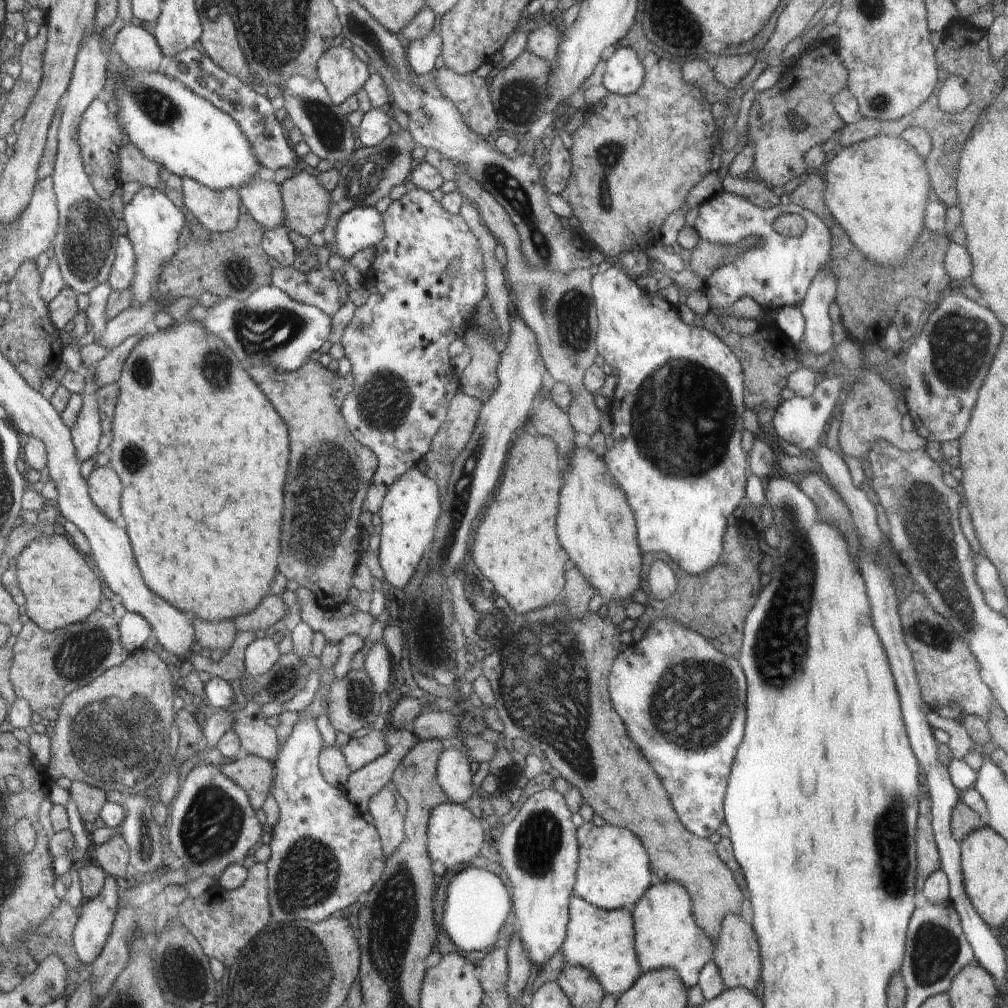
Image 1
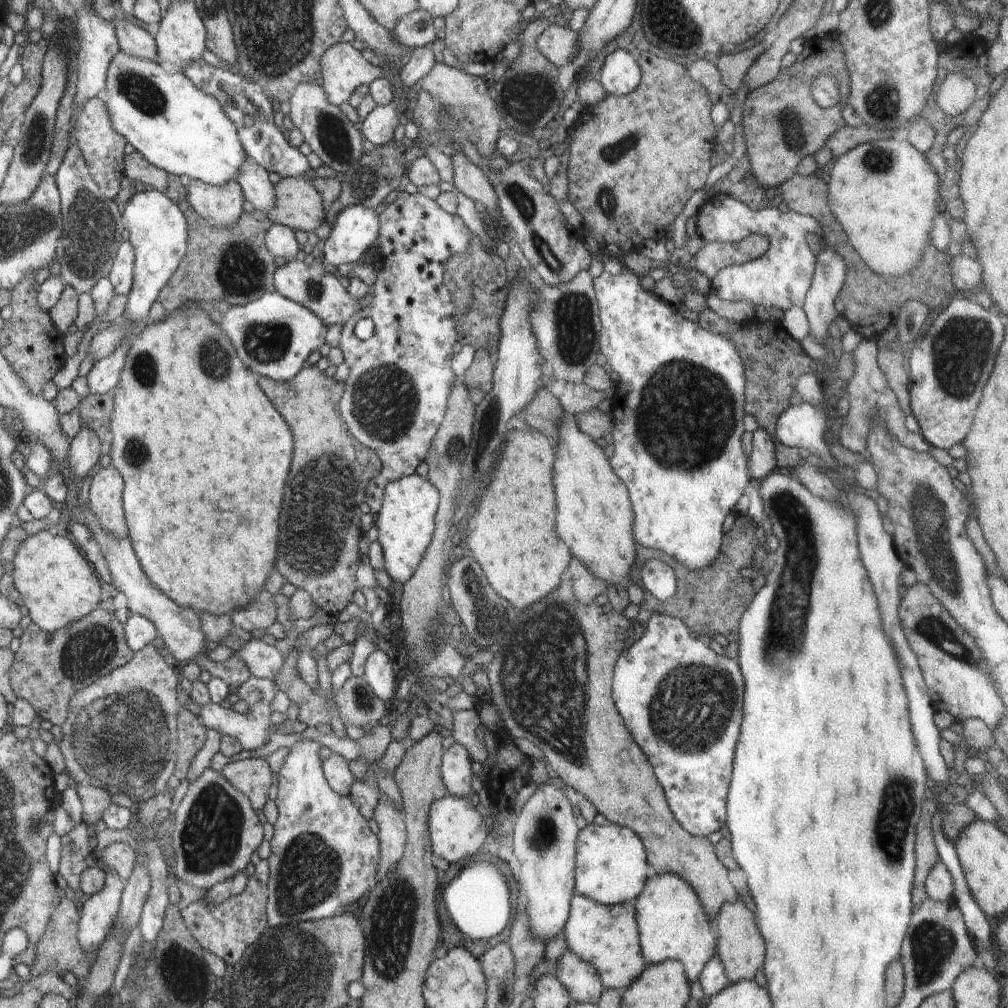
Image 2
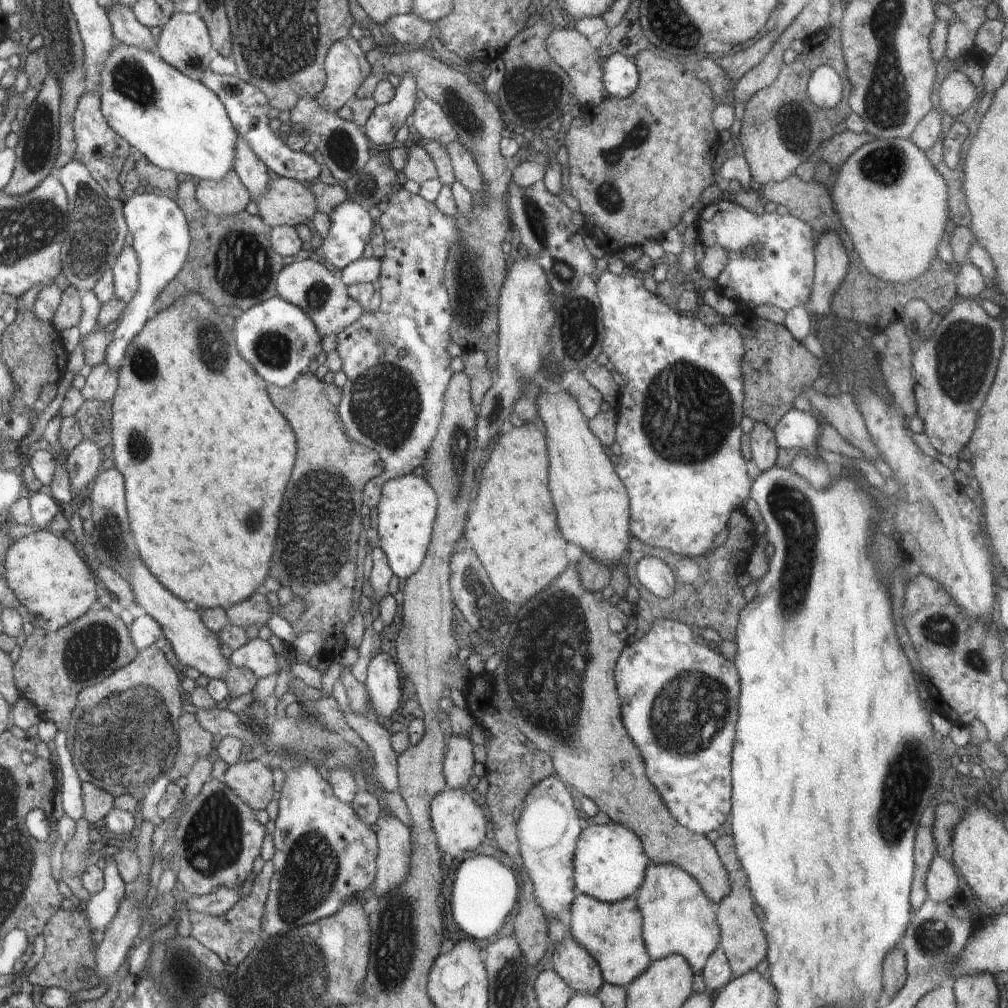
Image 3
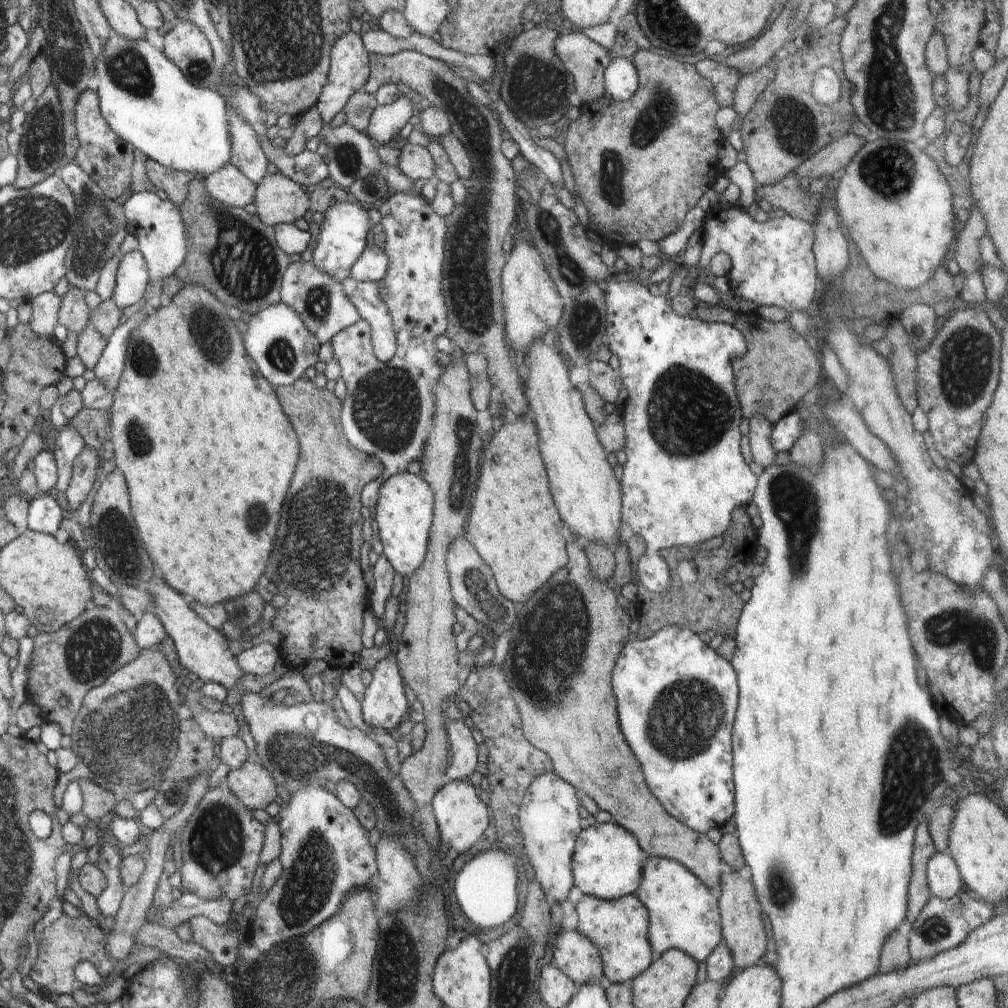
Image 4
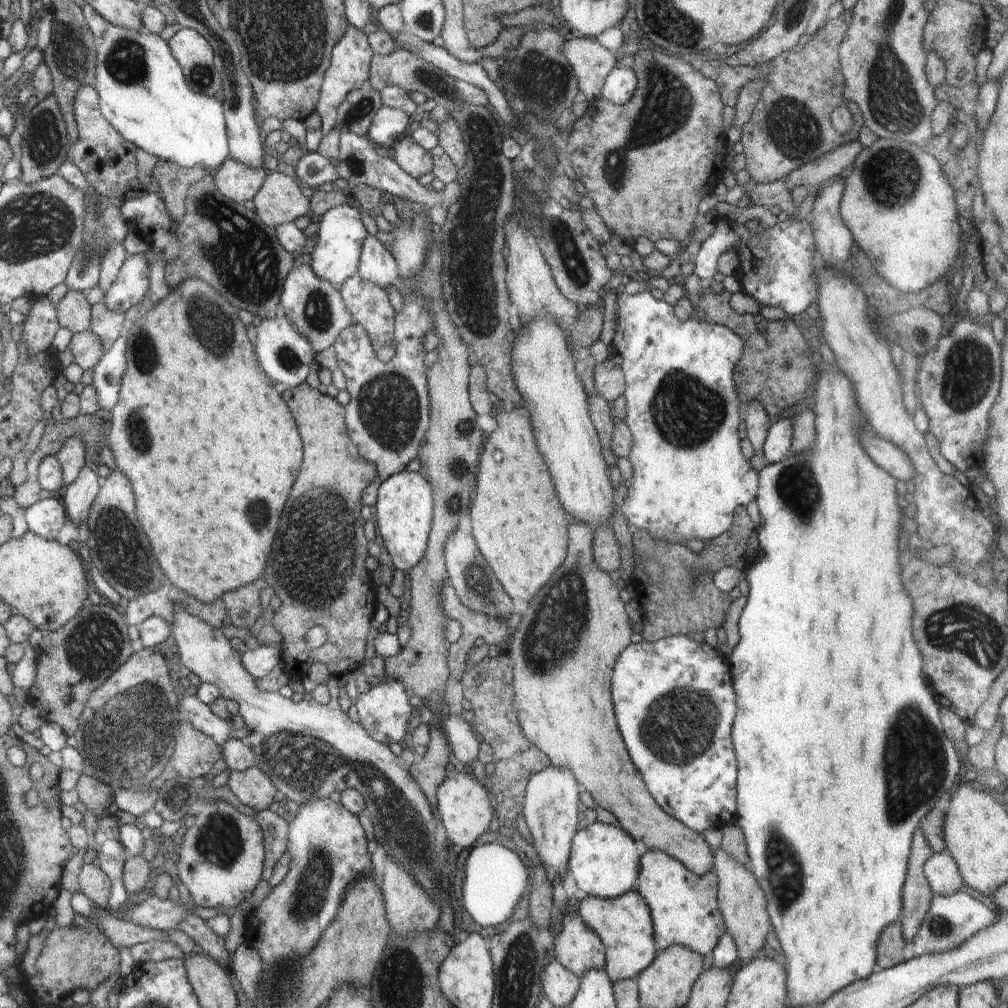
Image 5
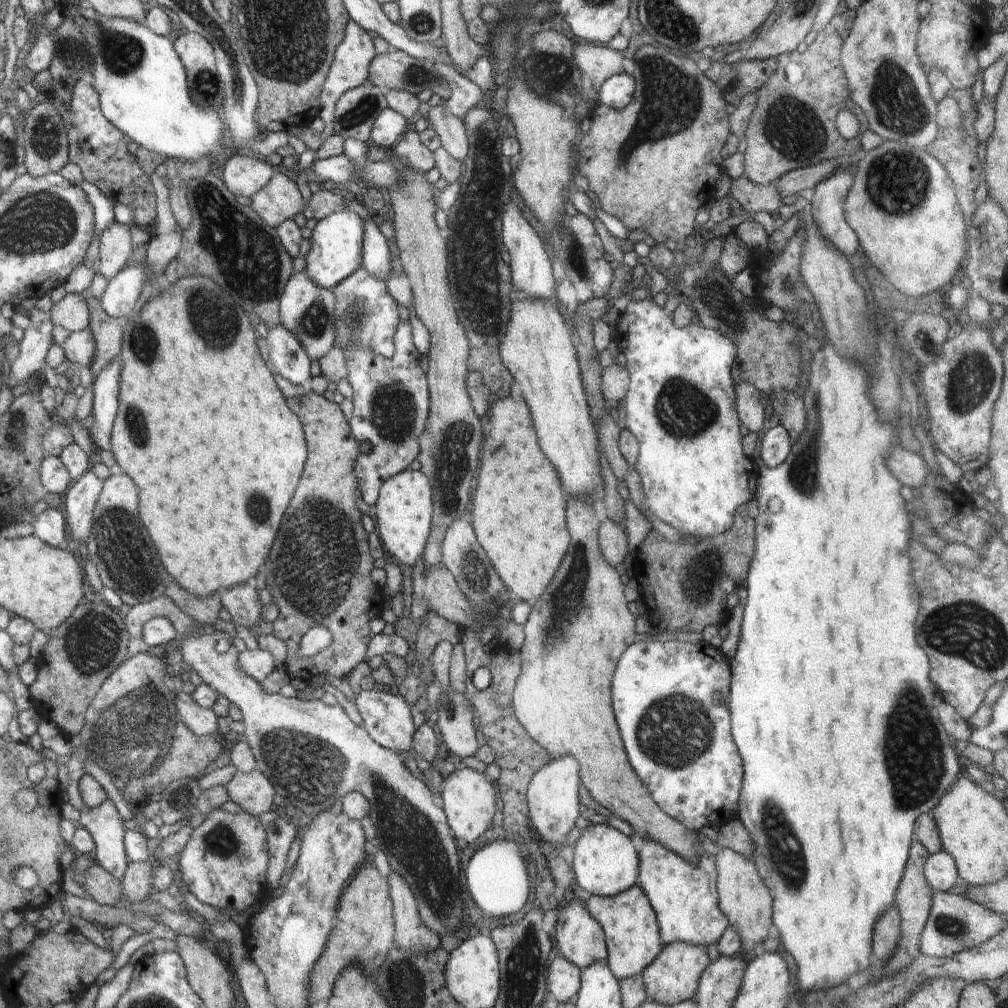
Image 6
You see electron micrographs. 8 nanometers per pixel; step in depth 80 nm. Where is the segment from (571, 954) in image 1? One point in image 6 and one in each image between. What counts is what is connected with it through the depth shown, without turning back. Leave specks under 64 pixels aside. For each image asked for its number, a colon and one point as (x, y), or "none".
2: (606, 936)
3: (613, 933)
4: (619, 928)
5: (624, 924)
6: (630, 925)

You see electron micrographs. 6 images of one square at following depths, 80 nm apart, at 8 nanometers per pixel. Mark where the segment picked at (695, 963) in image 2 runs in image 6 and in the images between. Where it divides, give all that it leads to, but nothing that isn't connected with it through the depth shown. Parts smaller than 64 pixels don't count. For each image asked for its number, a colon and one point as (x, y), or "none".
3: (678, 918)
4: (684, 914)
5: (684, 908)
6: (684, 896)

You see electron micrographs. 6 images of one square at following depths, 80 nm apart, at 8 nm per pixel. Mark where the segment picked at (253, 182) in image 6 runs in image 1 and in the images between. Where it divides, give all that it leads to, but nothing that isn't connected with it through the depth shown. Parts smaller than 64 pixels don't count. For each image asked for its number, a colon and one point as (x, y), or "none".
1: (219, 211)
2: (218, 205)
3: (227, 196)
4: (230, 186)
5: (239, 182)

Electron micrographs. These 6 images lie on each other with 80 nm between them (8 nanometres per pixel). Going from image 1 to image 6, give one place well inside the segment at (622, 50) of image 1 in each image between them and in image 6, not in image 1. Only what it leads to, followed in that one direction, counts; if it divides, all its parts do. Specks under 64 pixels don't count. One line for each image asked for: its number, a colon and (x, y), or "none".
2: (620, 75)
3: (620, 74)
4: (620, 77)
5: (620, 84)
6: (616, 92)

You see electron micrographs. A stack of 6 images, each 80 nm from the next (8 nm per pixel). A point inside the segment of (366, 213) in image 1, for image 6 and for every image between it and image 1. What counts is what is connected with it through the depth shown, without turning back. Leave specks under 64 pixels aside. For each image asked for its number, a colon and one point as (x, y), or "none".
2: (356, 228)
3: (347, 240)
4: (343, 235)
5: (341, 232)
6: (336, 244)

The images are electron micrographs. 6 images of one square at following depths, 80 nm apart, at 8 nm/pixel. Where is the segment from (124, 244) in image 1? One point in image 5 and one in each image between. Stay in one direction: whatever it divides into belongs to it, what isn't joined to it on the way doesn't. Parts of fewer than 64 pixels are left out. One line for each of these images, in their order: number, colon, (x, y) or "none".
2: (121, 273)
3: (126, 268)
4: (132, 278)
5: (131, 285)

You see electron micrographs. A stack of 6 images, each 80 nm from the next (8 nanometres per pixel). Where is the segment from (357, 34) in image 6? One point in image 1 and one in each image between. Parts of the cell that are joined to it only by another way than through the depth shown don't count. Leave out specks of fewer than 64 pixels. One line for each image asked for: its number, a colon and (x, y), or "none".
1: (342, 73)
2: (343, 68)
3: (348, 66)
4: (350, 60)
5: (351, 57)

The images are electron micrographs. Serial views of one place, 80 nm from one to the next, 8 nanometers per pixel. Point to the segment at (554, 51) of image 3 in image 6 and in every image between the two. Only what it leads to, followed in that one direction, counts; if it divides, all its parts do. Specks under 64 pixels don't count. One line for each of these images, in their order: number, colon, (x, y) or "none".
4: (586, 61)
5: (591, 62)
6: (597, 62)

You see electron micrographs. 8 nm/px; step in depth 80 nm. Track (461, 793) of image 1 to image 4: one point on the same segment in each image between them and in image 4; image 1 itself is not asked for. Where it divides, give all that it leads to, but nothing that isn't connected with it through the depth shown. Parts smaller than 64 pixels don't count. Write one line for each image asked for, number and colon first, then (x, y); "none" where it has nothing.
2: (456, 771)
3: (457, 768)
4: (464, 749)

